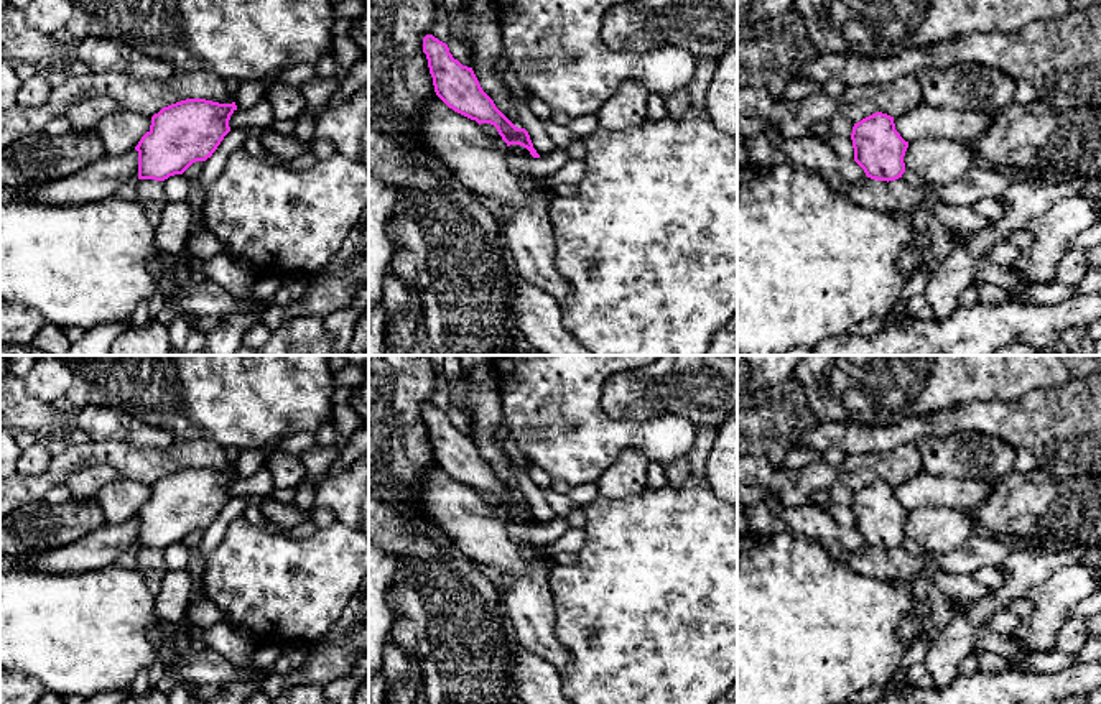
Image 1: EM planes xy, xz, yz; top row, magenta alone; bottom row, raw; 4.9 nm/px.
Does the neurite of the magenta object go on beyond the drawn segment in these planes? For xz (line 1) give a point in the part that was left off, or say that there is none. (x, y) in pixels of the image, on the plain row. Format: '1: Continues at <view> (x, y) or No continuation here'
1: No continuation here

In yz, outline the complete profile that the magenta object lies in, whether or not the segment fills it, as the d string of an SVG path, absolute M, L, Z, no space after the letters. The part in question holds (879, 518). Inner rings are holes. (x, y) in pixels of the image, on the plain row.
M876 480L862 487L854 492L851 508L854 530L867 546L887 551L902 546L908 510L895 498L894 485Z

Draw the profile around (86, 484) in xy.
M92 464L74 474L66 485L76 498L92 498L102 487L117 479L115 470L105 464Z

